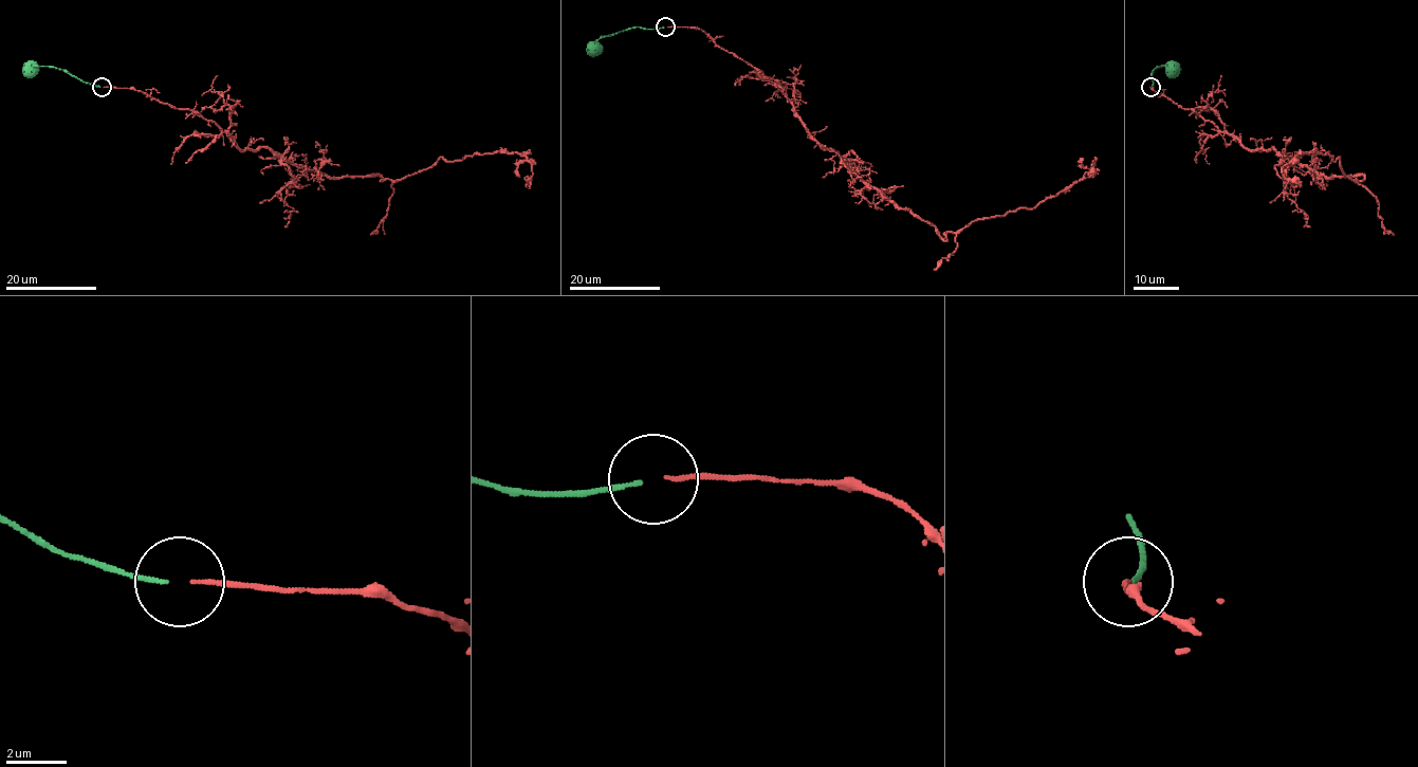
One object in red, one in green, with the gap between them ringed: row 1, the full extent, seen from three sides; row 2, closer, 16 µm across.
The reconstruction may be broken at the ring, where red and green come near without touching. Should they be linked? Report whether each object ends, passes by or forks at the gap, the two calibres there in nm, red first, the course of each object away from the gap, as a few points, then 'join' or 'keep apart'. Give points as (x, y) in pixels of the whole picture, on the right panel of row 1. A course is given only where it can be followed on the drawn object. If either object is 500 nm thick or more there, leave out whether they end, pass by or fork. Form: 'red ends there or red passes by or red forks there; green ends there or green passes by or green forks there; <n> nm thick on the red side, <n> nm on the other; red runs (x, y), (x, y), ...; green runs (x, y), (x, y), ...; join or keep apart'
red ends there; green ends there; 130 nm thick on the red side, 140 nm on the other; red runs (1151, 87), (1246, 147), (1364, 177), (1310, 151), (1282, 168), (1300, 187); green runs (1151, 87), (1151, 74), (1158, 66), (1172, 69); join

